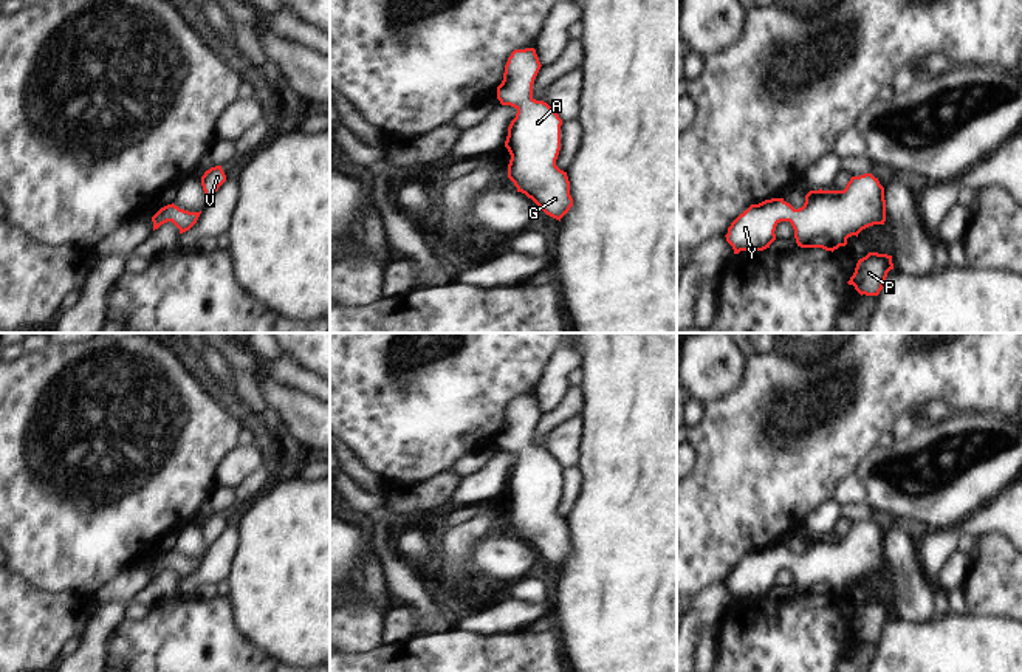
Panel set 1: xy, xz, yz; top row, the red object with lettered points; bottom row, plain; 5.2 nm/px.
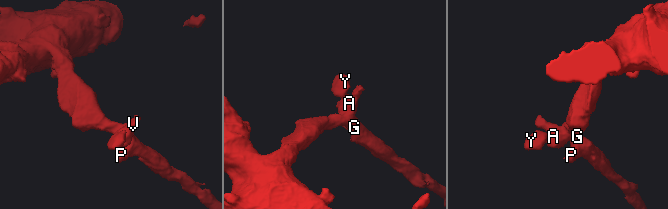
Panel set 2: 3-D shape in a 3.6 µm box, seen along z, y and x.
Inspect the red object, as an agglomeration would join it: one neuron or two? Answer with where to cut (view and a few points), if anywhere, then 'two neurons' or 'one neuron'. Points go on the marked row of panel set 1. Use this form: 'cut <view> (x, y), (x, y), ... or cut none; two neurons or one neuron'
cut none; one neuron

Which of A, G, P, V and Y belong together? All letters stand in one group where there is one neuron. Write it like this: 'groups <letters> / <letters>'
groups A G P V Y

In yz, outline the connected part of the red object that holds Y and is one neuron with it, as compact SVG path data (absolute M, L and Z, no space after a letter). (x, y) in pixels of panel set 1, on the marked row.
M872 173L852 177L844 190L810 190L805 195L802 207L794 209L784 198L765 200L751 204L728 228L726 242L734 254L740 251L763 251L776 240L776 226L780 221L790 221L794 229L794 238L801 248L822 248L835 251L847 245L847 238L856 235L873 225L886 221L884 187Z

